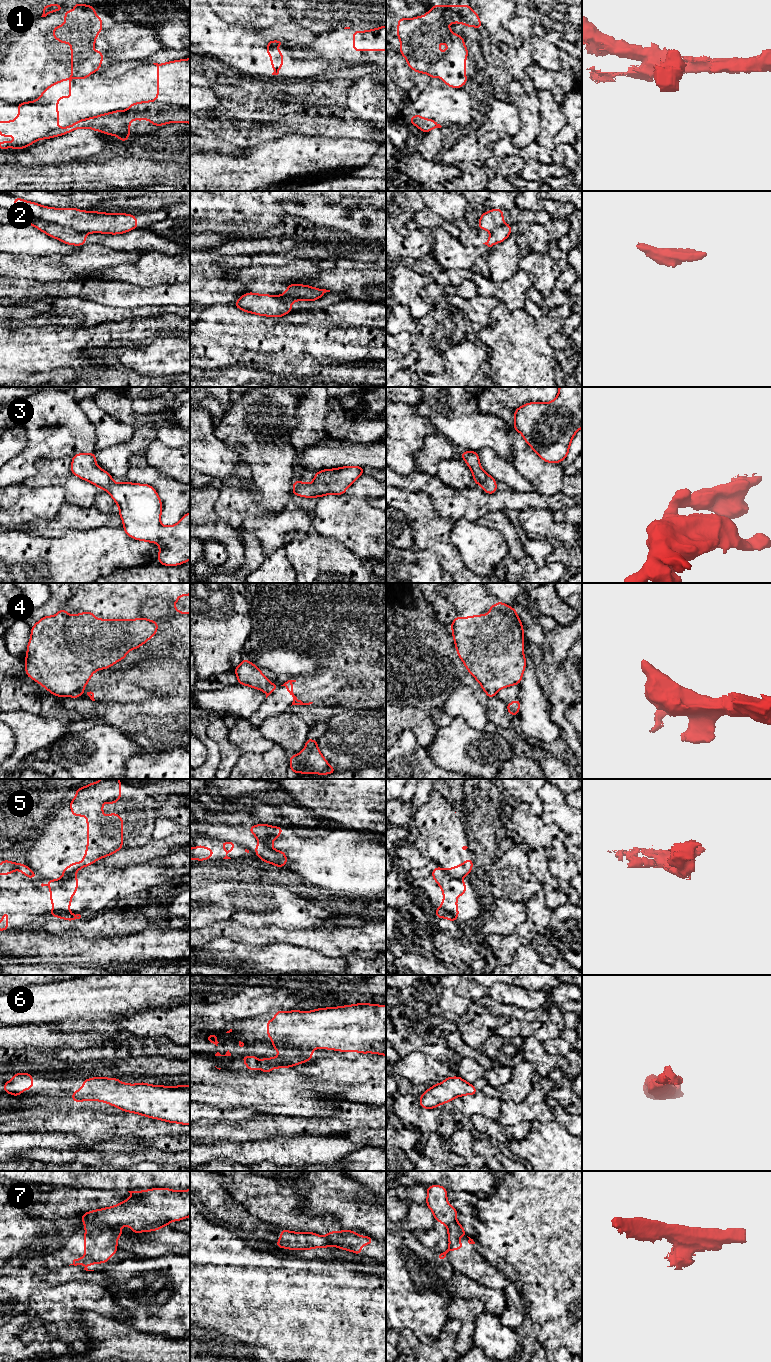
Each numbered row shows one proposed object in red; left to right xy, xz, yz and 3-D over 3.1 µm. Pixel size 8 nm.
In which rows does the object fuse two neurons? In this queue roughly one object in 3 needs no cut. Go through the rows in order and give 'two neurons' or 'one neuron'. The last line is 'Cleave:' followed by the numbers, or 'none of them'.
1: two neurons
2: two neurons
3: one neuron
4: two neurons
5: two neurons
6: one neuron
7: two neurons
Cleave: 1, 2, 4, 5, 7

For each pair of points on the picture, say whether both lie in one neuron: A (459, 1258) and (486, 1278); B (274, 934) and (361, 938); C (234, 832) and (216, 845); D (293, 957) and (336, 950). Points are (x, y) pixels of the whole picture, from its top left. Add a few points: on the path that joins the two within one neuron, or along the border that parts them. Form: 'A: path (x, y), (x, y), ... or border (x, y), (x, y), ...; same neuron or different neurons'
A: path (466, 1259), (479, 1271); same neuron
B: path (296, 937), (339, 938); same neuron
C: border (210, 837), (233, 841), (244, 849); different neurons
D: border (298, 945), (309, 947), (329, 957), (342, 958); different neurons

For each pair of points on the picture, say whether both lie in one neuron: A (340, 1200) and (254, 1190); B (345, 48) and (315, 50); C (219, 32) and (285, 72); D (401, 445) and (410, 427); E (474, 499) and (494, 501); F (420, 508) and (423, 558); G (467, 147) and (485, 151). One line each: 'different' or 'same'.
A: different
B: same
C: same
D: same
E: same
F: different
G: same

